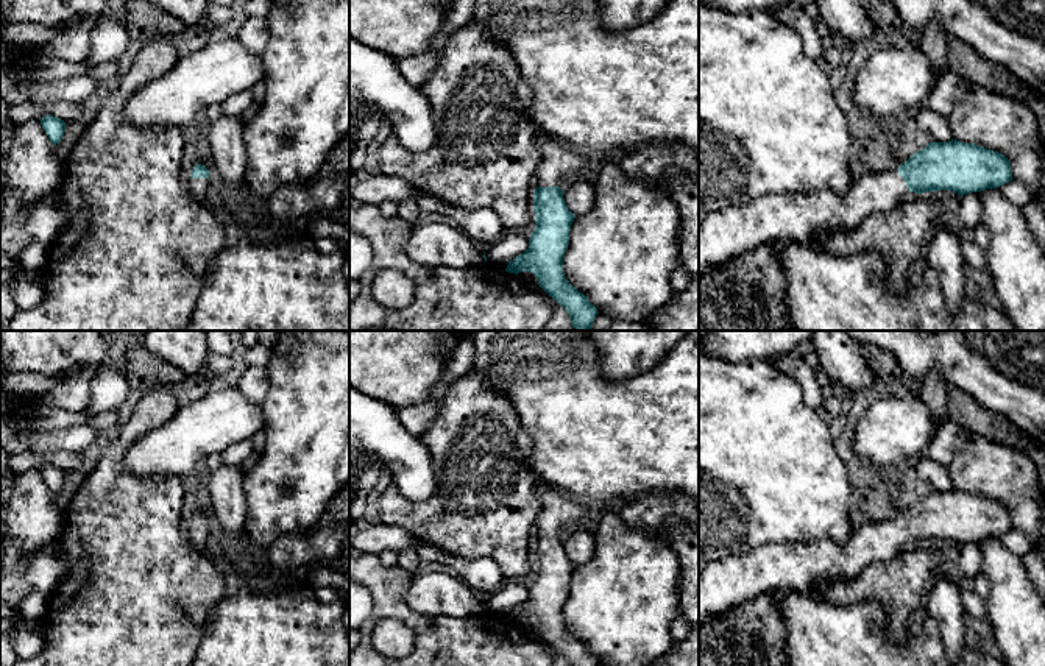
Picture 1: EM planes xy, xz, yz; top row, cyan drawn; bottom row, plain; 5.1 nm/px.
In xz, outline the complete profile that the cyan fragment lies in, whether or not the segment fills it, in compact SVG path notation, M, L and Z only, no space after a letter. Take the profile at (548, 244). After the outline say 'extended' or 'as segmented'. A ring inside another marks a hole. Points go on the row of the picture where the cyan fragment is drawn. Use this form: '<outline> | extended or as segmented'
M540 131L537 143L541 162L537 168L533 192L535 229L529 248L508 262L505 271L535 275L540 287L569 314L572 328L591 331L597 309L569 284L563 273L563 257L569 245L569 231L576 215L568 209L560 181L588 167L588 159L552 140Z | extended

